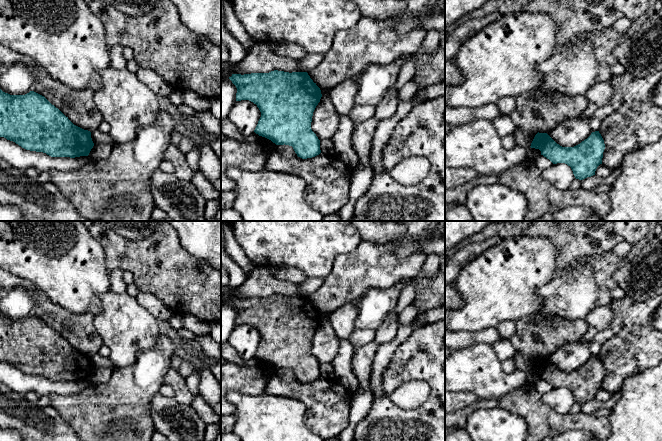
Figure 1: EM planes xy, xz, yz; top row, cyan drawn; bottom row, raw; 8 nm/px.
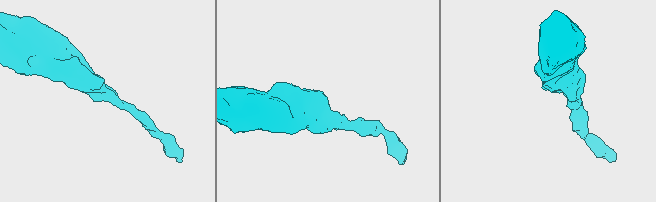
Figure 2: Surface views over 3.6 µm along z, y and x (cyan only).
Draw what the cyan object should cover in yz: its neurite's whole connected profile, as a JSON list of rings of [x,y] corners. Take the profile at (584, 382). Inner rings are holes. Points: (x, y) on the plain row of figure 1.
[[[599,355],[592,356],[587,363],[574,371],[562,371],[547,357],[538,356],[530,371],[539,373],[541,379],[553,388],[567,388],[575,402],[583,404],[595,399],[597,391],[602,388],[605,368]]]

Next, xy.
[[[0,313],[0,361],[26,374],[43,376],[51,381],[88,380],[94,370],[90,355],[74,349],[44,320],[34,315],[10,319]]]

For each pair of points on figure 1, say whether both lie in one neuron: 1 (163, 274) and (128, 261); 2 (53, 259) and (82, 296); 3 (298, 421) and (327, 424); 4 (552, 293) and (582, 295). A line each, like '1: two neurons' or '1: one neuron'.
1: one neuron
2: one neuron
3: two neurons
4: one neuron

